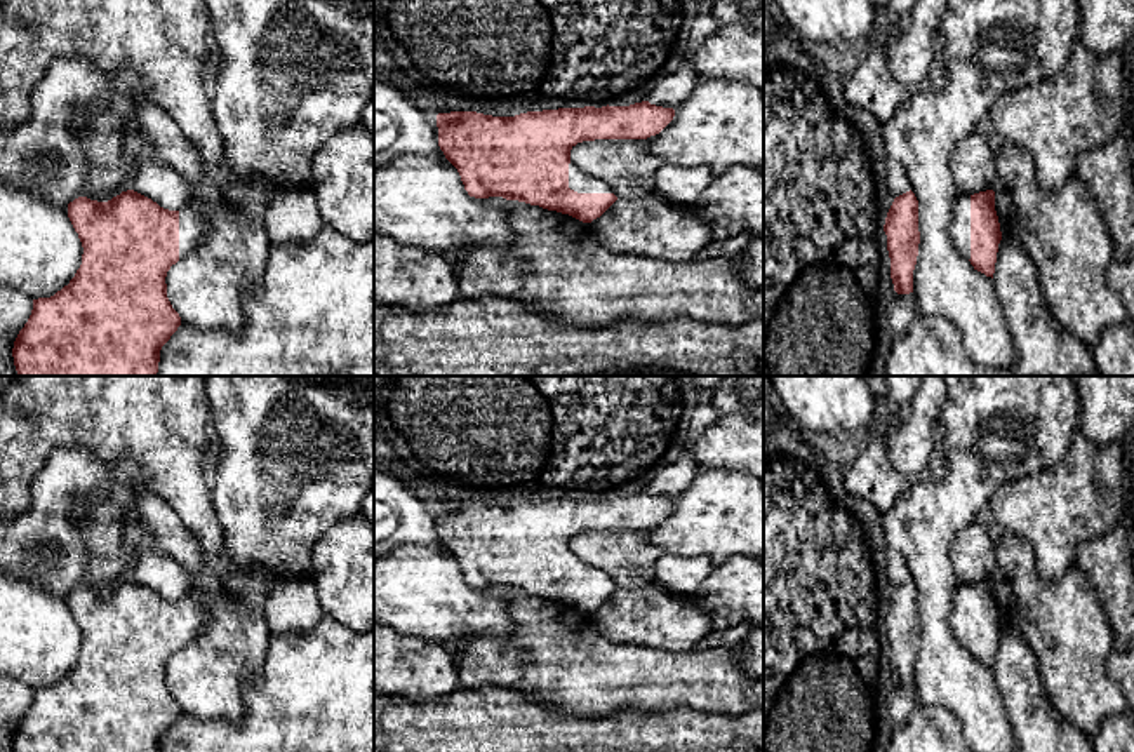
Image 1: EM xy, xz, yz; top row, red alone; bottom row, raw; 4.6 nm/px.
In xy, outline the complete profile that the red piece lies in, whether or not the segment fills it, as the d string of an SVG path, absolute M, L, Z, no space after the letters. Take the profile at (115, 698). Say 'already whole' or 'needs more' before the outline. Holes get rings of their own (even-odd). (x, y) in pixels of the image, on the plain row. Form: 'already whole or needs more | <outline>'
needs more | M127 580L108 592L78 587L68 594L68 608L83 637L82 655L54 686L33 689L31 705L14 731L14 752L160 752L162 736L181 715L167 688L165 667L172 655L200 635L207 620L203 602L193 592L169 601Z

